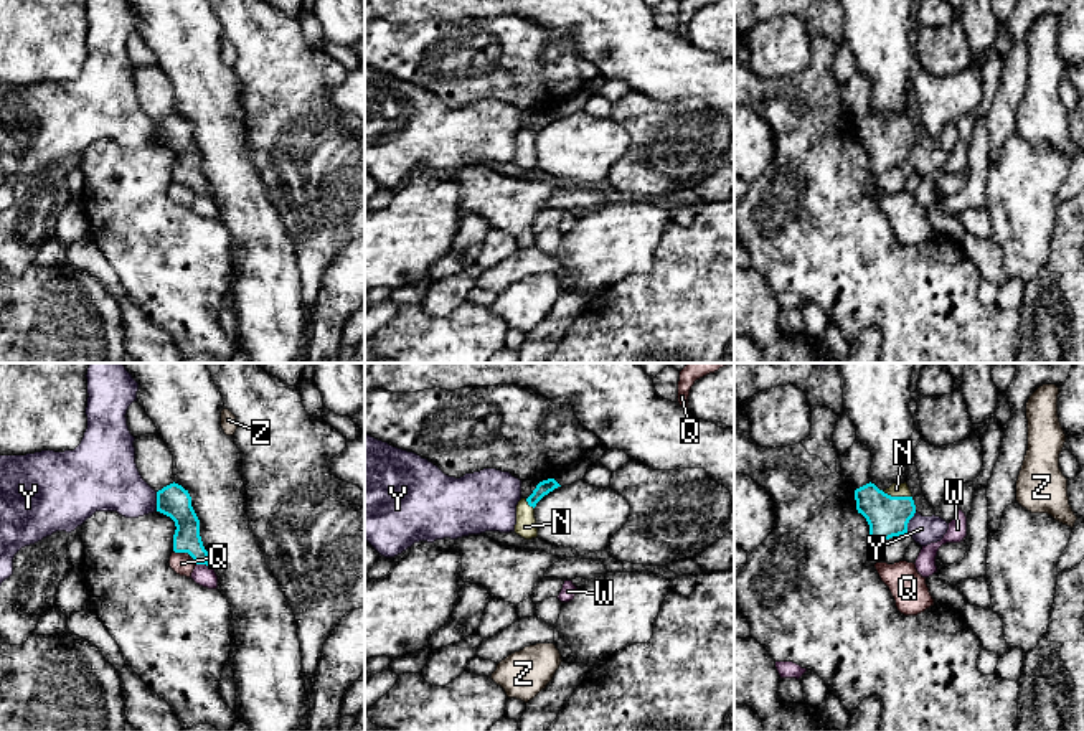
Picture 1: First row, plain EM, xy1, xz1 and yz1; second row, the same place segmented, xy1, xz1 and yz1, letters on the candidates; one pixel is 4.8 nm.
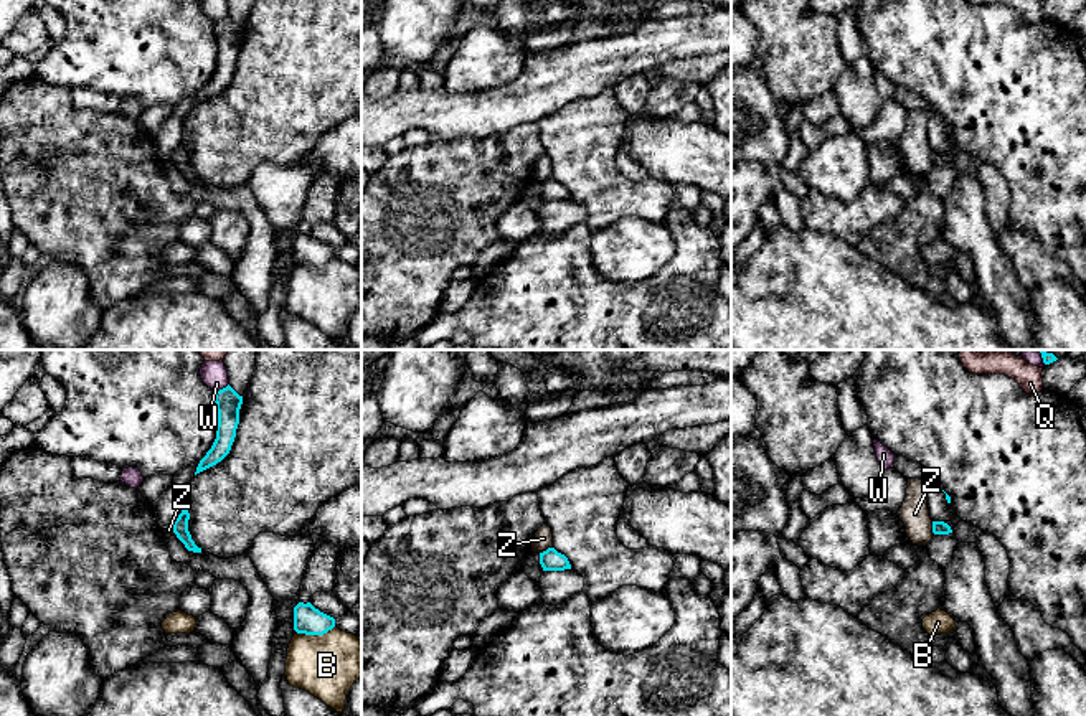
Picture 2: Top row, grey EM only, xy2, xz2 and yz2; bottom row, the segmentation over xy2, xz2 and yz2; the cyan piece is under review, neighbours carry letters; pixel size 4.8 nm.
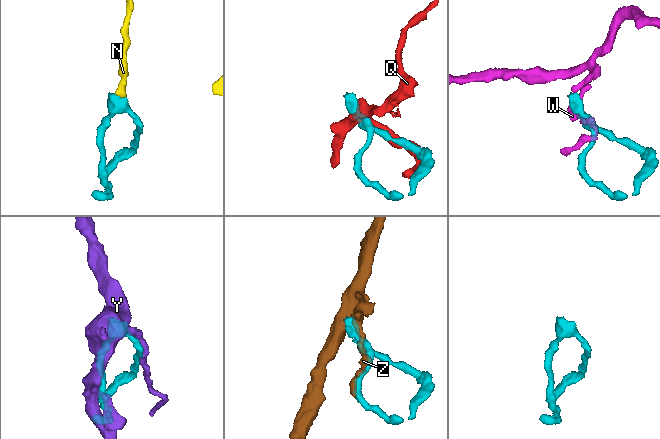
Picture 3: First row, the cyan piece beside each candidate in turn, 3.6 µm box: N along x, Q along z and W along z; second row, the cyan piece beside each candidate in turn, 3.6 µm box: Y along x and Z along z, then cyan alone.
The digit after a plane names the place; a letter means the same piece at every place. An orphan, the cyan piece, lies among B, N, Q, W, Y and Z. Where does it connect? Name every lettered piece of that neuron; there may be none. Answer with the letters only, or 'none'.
N

